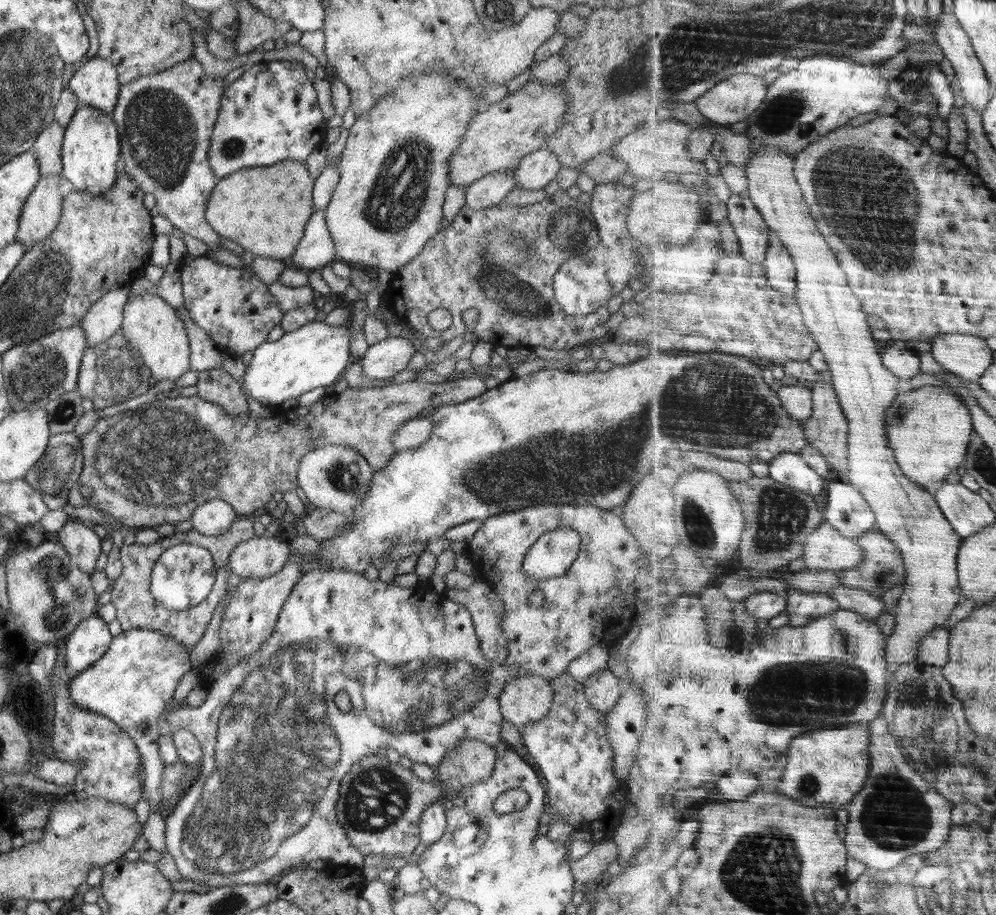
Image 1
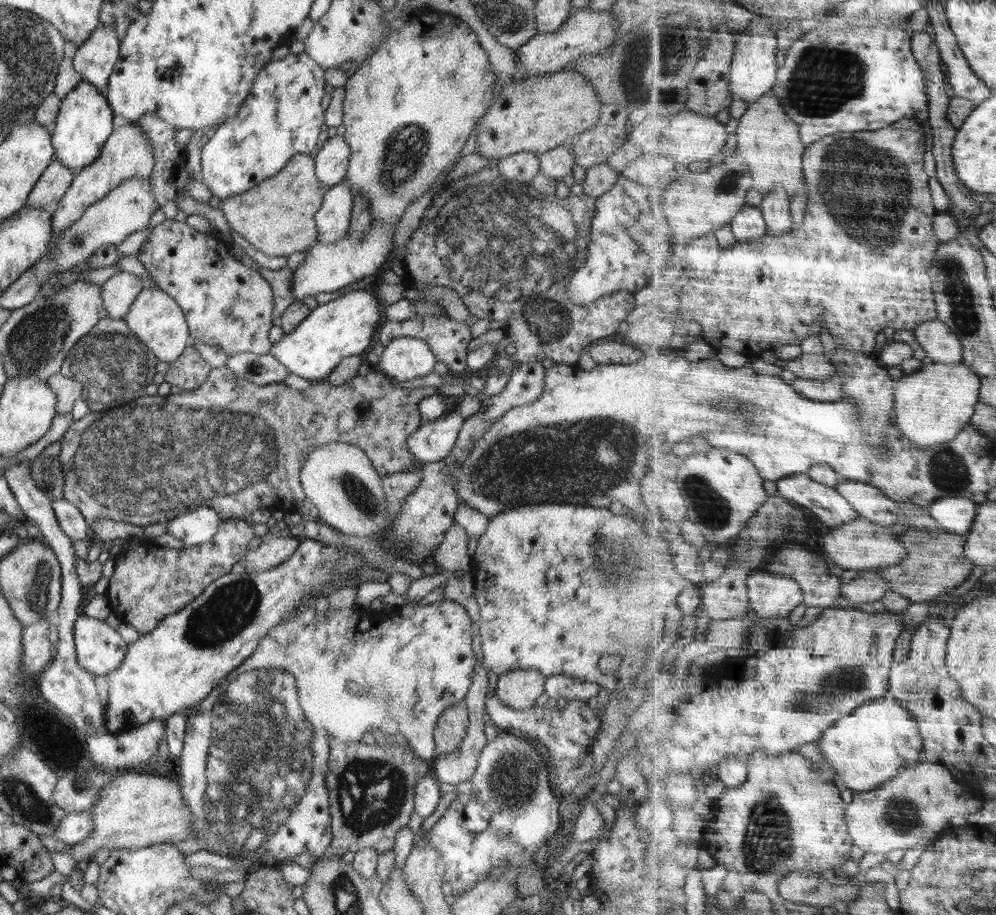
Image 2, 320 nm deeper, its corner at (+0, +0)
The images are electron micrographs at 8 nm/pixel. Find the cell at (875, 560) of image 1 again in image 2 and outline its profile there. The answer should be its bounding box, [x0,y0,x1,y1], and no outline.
[878,528,977,602]

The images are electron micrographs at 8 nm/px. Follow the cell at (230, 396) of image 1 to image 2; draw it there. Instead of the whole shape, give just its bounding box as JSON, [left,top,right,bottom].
[165,345,213,390]

